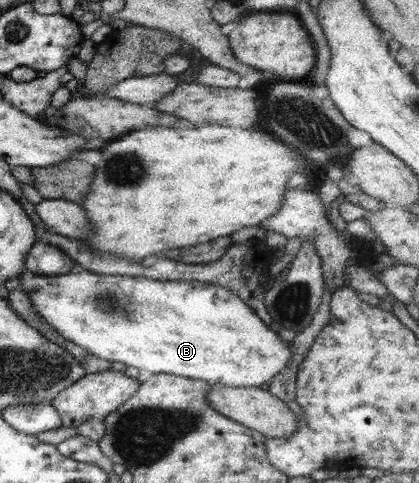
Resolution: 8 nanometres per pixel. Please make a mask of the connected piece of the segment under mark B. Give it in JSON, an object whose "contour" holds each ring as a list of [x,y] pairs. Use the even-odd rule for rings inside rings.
{"contour":[[[84,269],[55,276],[26,273],[20,280],[31,307],[62,337],[100,359],[137,368],[144,376],[164,373],[202,380],[210,386],[250,389],[272,383],[292,363],[291,342],[282,340],[277,328],[266,325],[241,297],[221,284],[102,275]]]}

